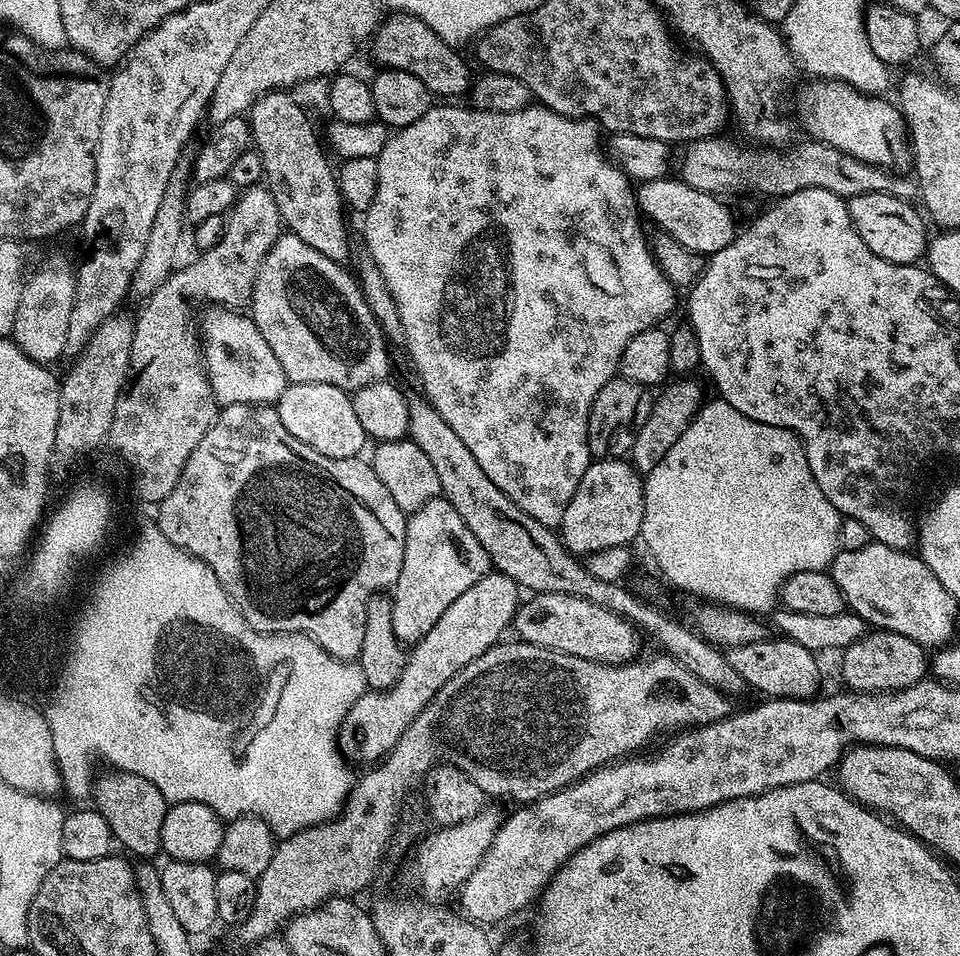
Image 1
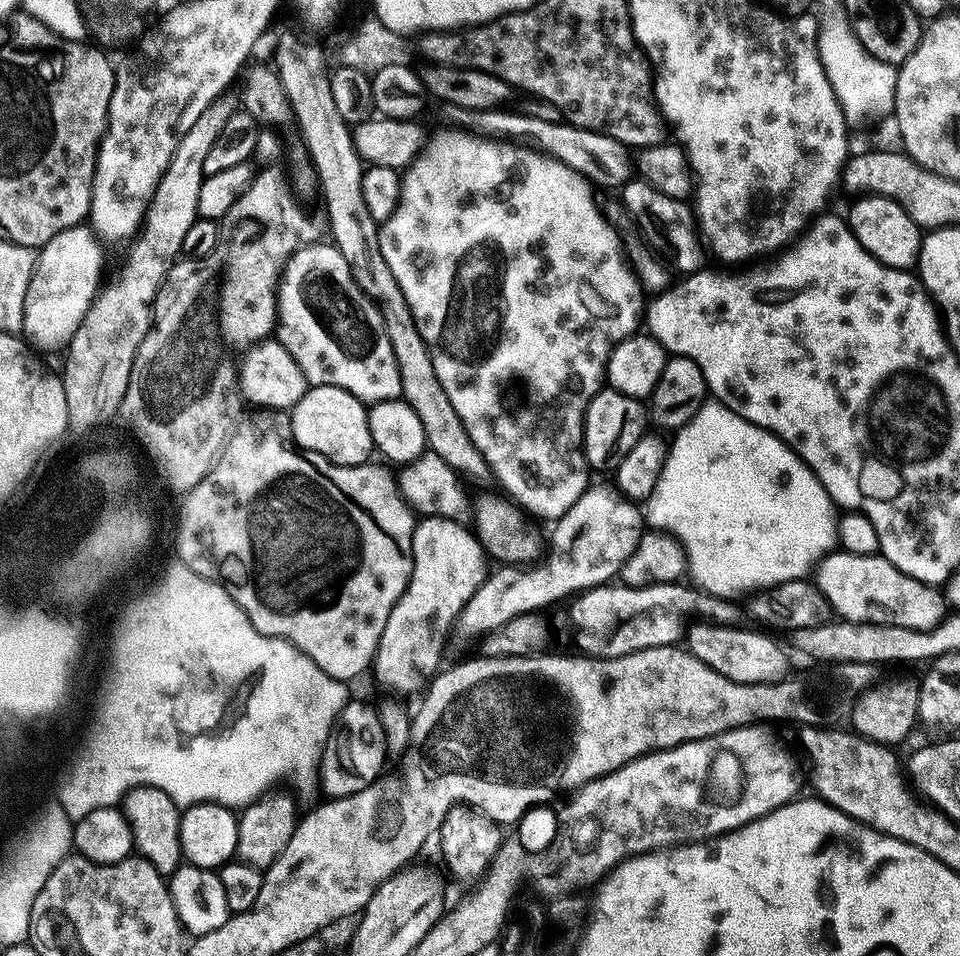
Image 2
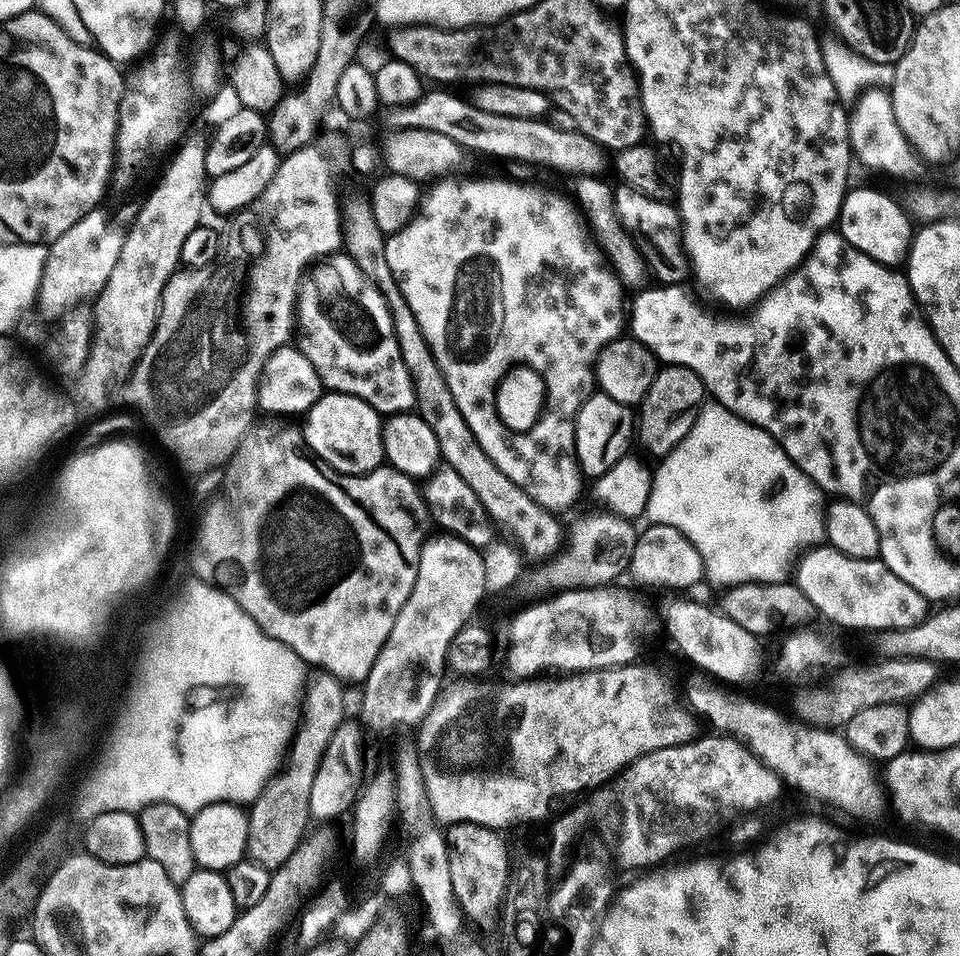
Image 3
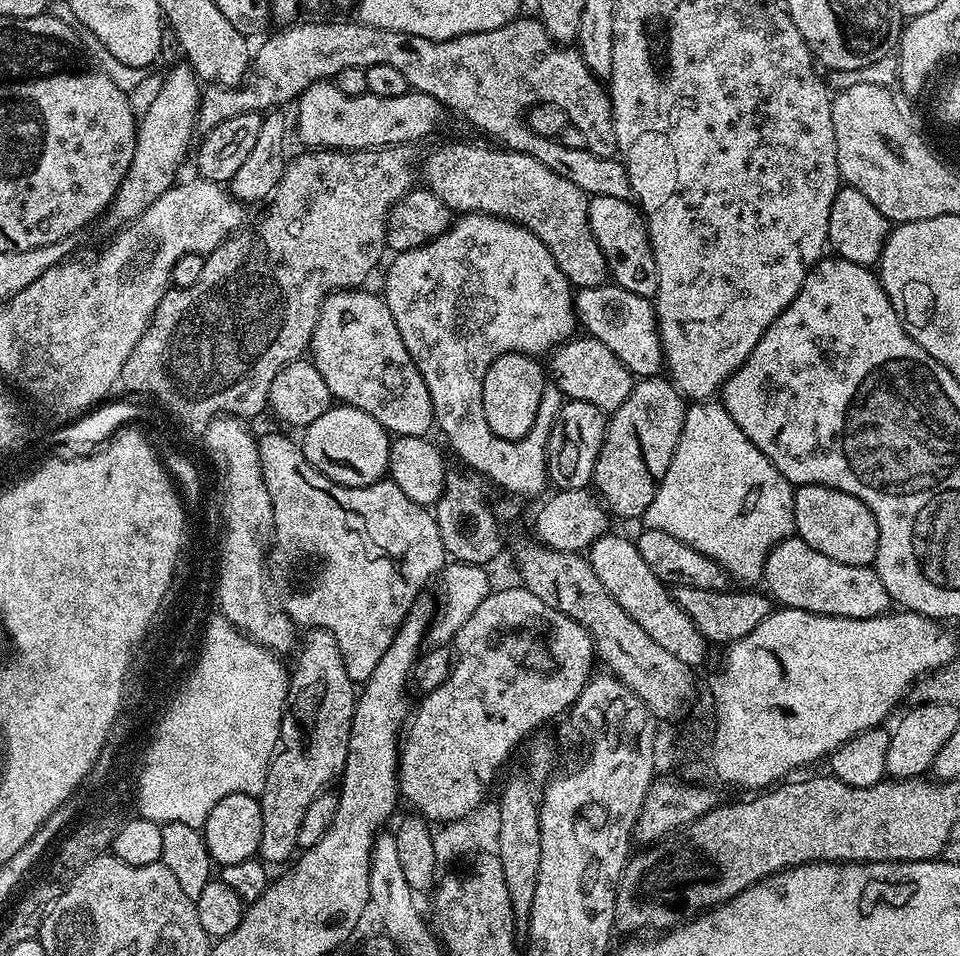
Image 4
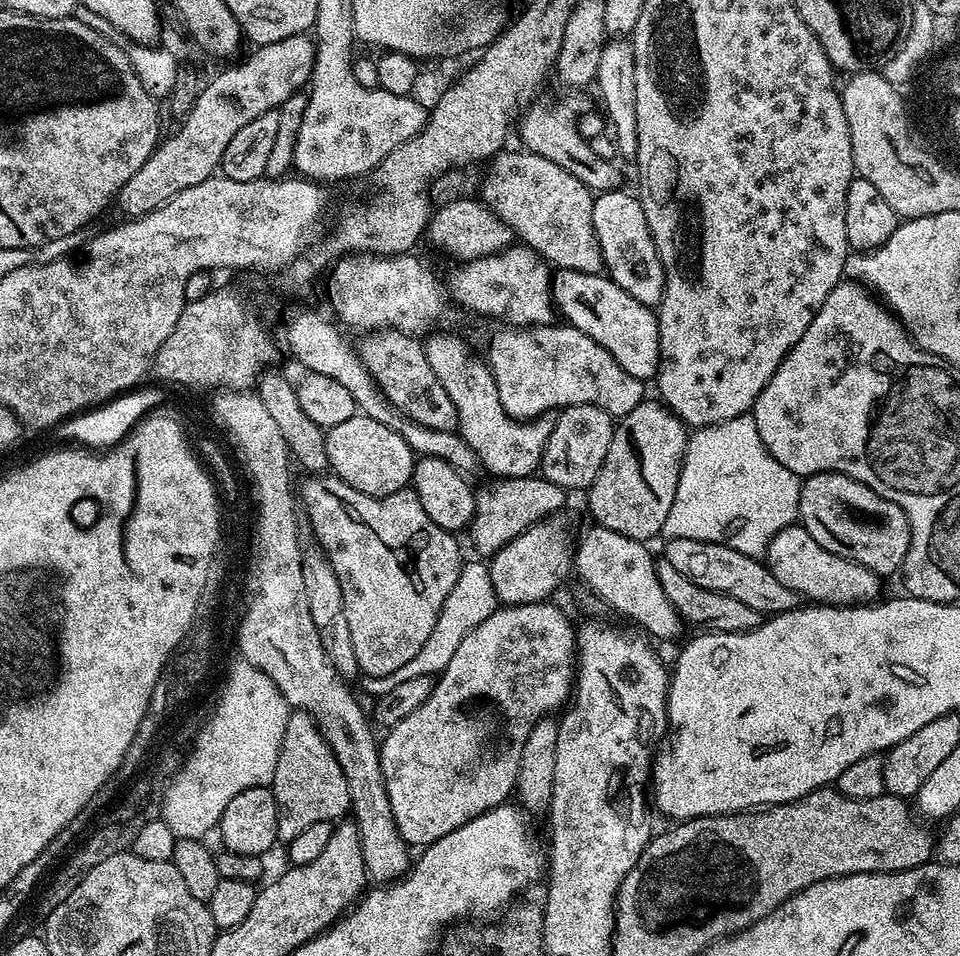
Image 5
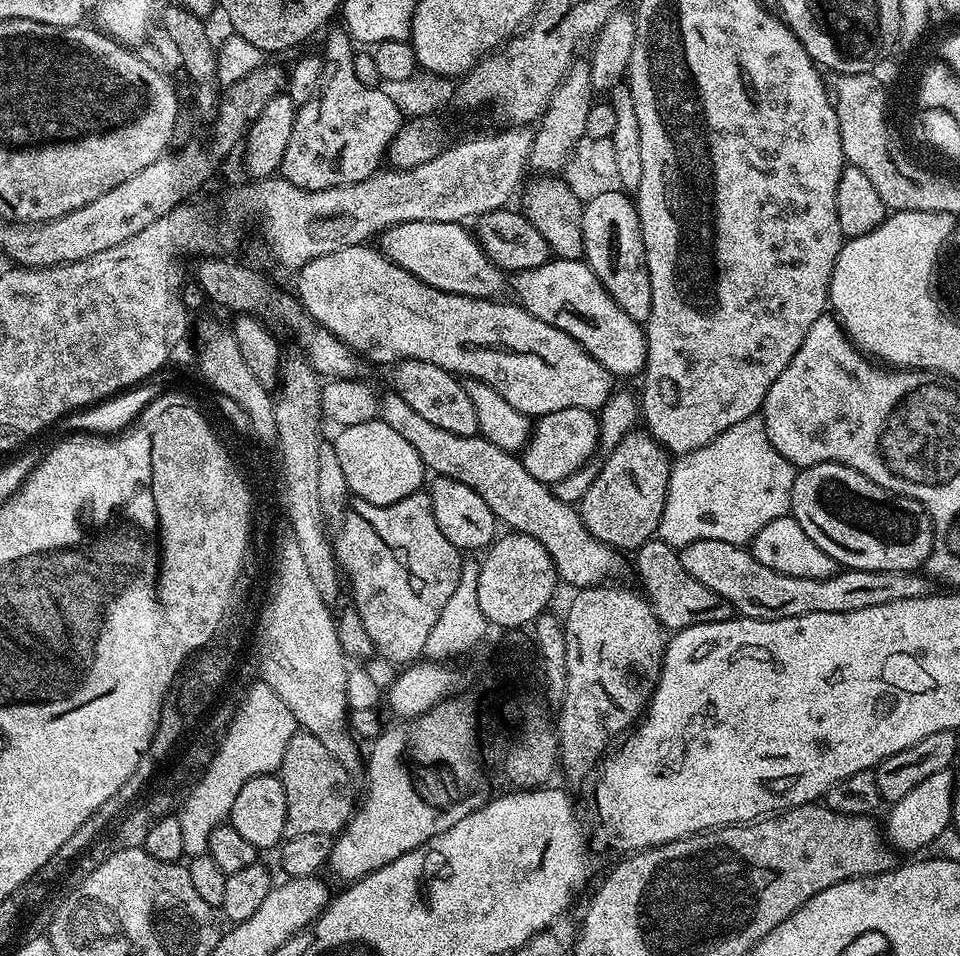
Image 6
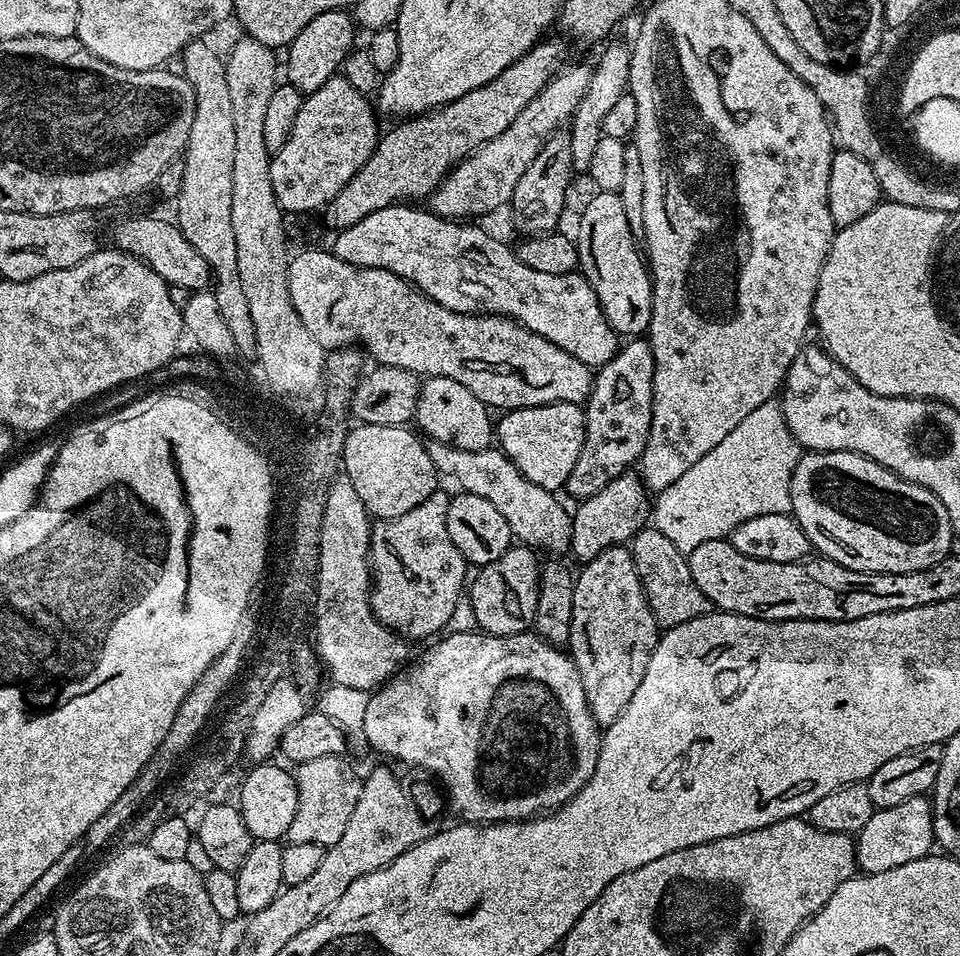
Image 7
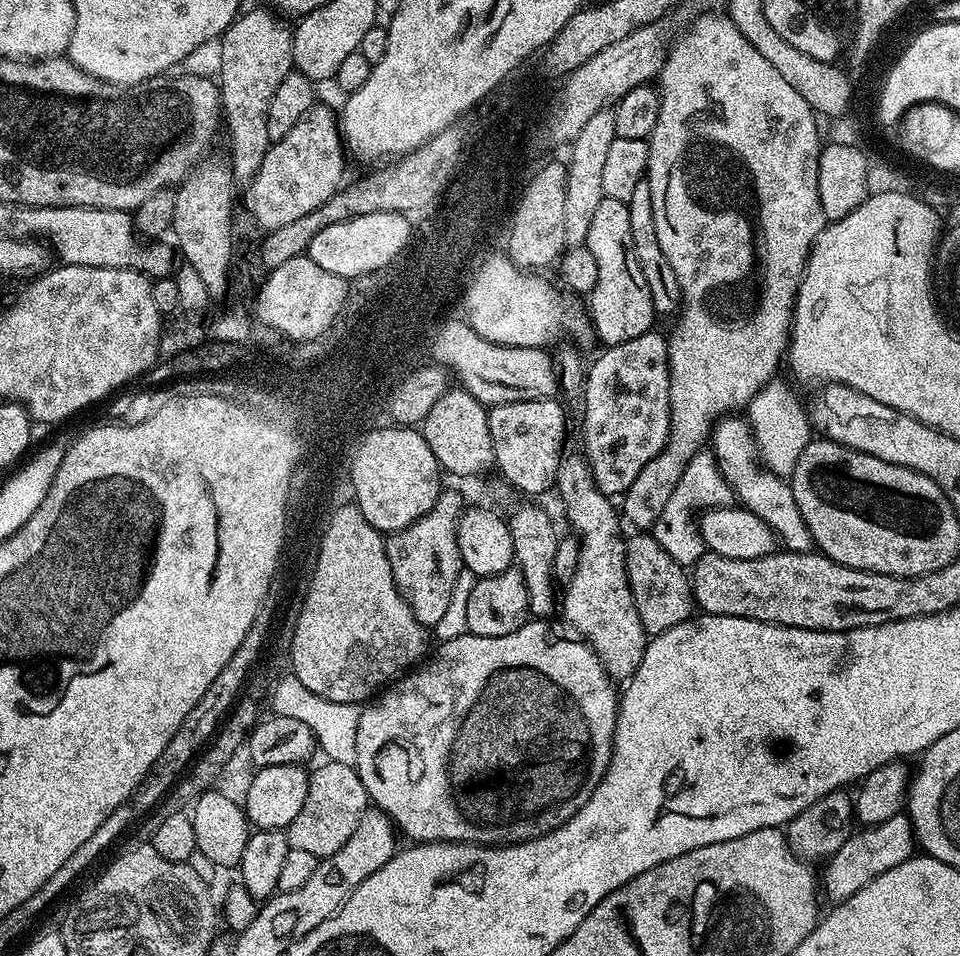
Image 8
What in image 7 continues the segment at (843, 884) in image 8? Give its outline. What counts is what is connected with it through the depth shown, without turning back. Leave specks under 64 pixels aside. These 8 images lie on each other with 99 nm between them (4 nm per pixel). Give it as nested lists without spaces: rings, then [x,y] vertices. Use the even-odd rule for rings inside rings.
[[[915,796],[906,798],[906,802],[898,802],[898,806],[875,809],[870,822],[866,822],[866,826],[855,833],[854,845],[856,868],[864,874],[894,870],[894,866],[906,866],[906,862],[914,862],[929,855],[934,848],[929,797]]]

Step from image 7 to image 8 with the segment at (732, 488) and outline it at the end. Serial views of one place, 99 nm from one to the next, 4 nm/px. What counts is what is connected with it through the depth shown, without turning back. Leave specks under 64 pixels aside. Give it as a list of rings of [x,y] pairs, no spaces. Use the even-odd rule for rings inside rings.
[[[773,378],[766,387],[748,403],[746,419],[752,426],[756,439],[756,448],[765,468],[775,476],[791,477],[802,450],[806,450],[808,441],[813,439],[814,429],[810,423],[809,413],[794,400],[793,394],[780,378]],[[702,450],[686,466],[682,478],[678,478],[678,486],[674,486],[674,494],[670,494],[670,502],[666,502],[666,507],[662,509],[662,514],[658,514],[658,522],[650,530],[652,537],[686,570],[700,561],[706,549],[704,539],[700,536],[697,513],[709,508],[726,508],[733,503],[734,497],[732,488],[720,473],[720,467],[716,464],[716,457],[711,451]]]

